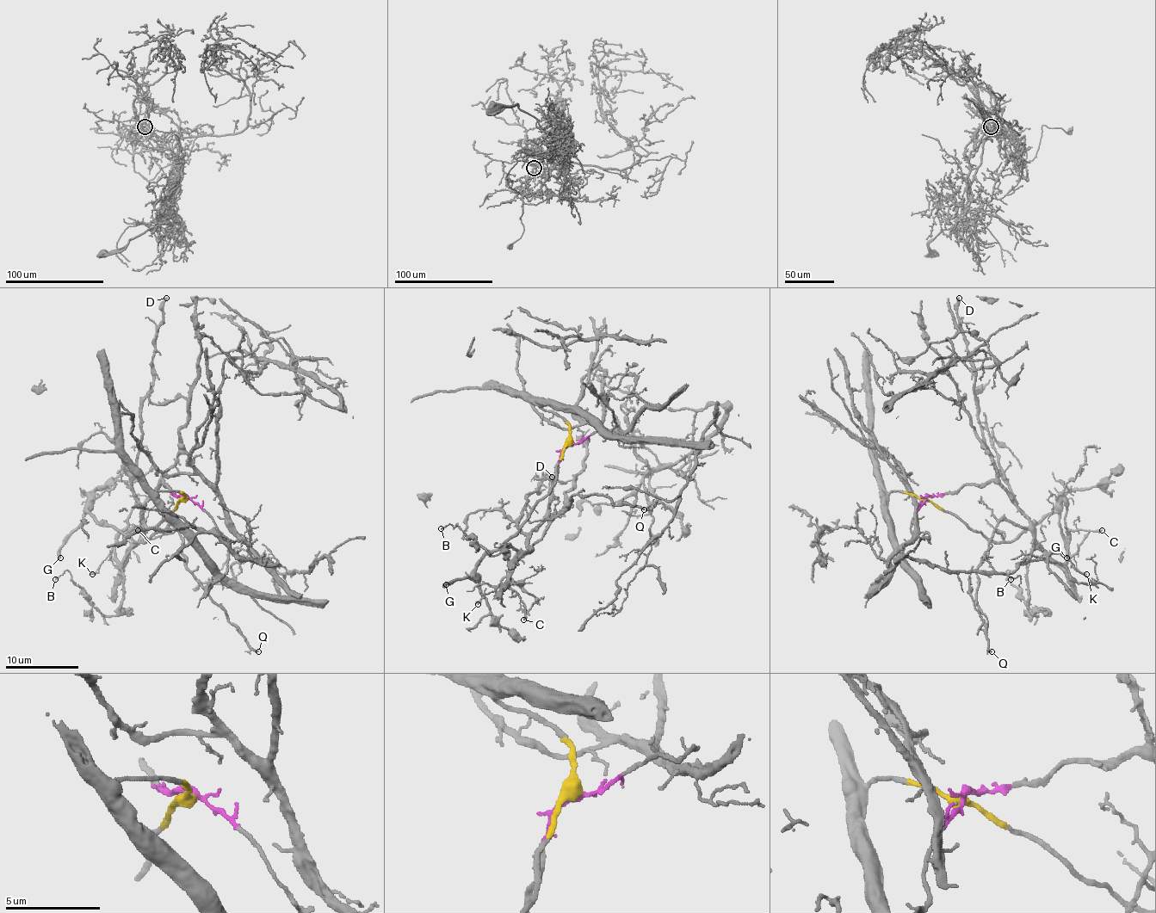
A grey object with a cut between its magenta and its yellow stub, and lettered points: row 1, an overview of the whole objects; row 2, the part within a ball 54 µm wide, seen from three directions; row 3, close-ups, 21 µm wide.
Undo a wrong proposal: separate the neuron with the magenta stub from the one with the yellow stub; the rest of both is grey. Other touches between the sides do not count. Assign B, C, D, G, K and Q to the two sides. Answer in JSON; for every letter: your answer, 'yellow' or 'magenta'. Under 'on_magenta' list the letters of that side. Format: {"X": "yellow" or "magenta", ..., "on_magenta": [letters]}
{"B": "magenta", "C": "magenta", "D": "magenta", "G": "yellow", "K": "magenta", "Q": "magenta", "on_magenta": ["B", "C", "D", "K", "Q"]}

